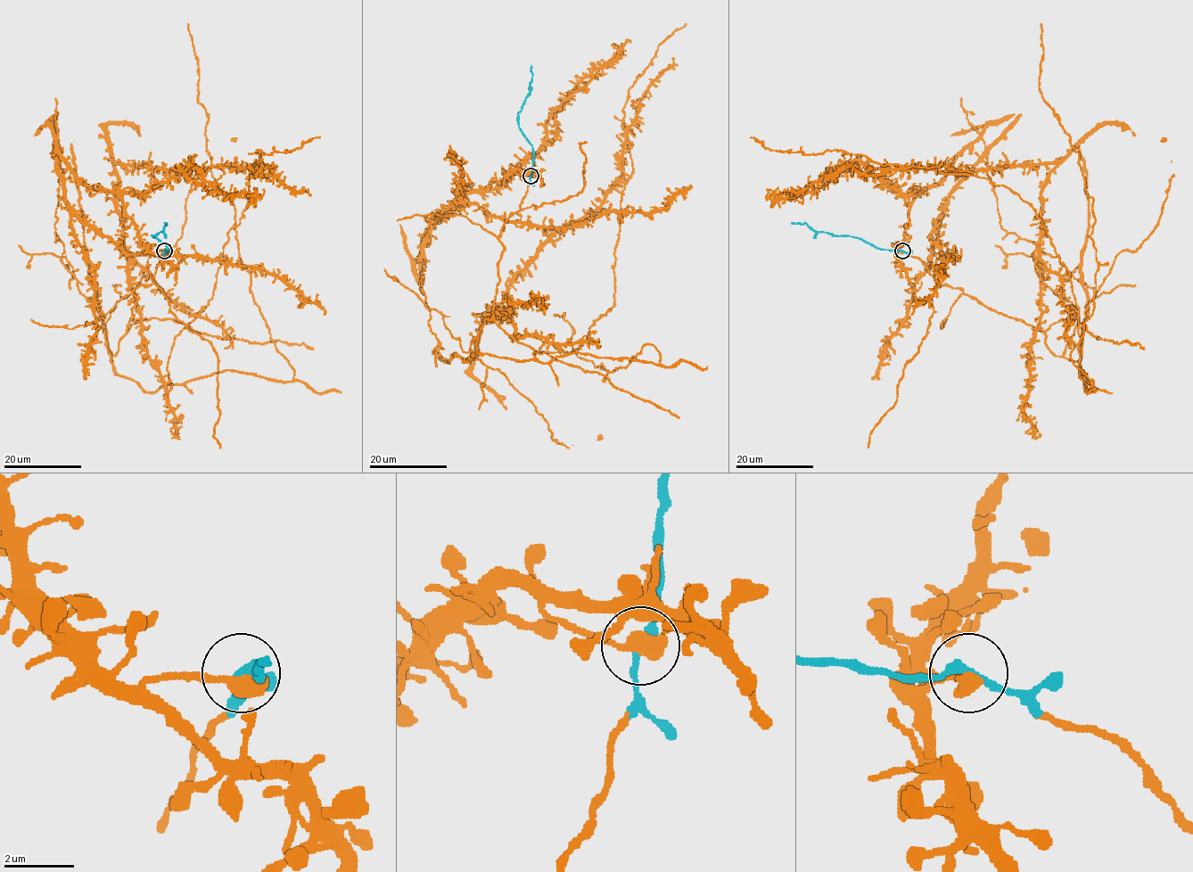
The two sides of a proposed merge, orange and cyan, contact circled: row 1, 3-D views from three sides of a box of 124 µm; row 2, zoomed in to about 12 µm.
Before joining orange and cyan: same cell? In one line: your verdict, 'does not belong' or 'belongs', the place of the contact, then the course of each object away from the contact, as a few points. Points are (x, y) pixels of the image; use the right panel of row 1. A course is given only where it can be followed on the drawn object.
belongs; at (902, 250); orange runs (902, 251), (939, 285), (1040, 330), (1087, 391), (1071, 352), (1092, 312), (1092, 199), (1039, 87), (1040, 24); cyan runs (902, 250), (876, 248), (853, 236), (813, 231), (806, 224), (792, 223)

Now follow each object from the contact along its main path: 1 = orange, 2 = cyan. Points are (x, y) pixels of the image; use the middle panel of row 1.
1: (530, 176), (498, 237), (478, 352), (661, 358), (645, 344), (626, 366), (595, 366), (554, 314)
2: (530, 176), (533, 149), (519, 127), (518, 113), (530, 92), (531, 65)

